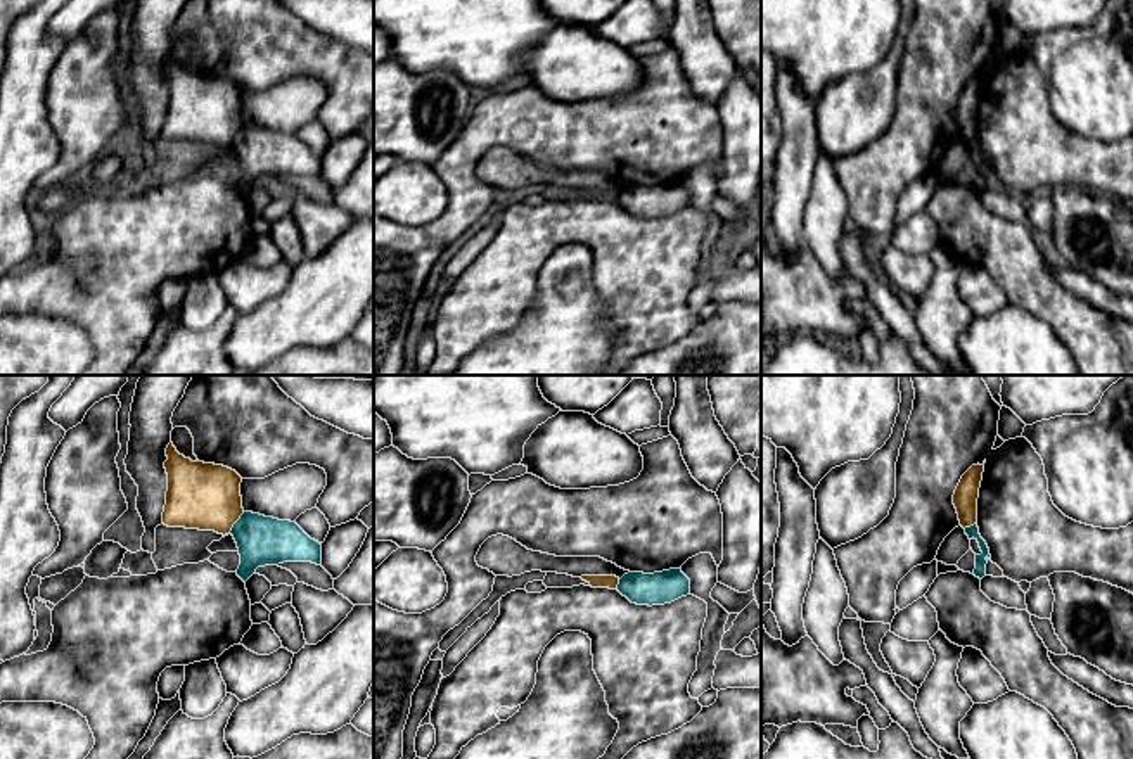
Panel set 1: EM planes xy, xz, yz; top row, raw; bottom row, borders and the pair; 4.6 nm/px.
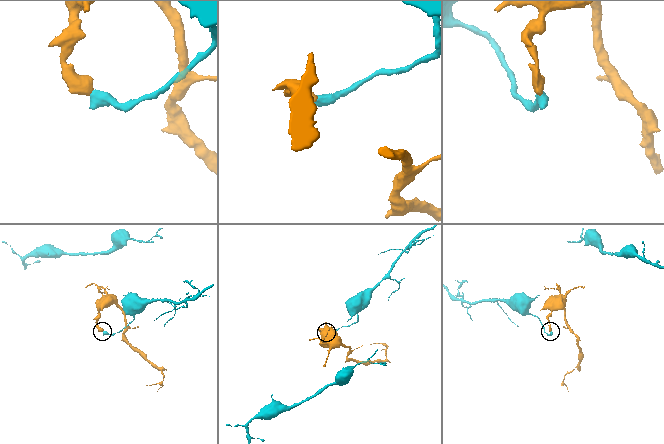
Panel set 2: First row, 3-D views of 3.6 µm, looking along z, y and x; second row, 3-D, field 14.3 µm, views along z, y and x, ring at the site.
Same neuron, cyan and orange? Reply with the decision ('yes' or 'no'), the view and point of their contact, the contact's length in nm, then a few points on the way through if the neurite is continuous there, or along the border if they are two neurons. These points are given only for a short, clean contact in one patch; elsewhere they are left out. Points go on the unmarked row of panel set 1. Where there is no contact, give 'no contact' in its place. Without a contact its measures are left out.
no; meets cyan in xy at (236, 135); contact 130 nm long; border along xy (244, 125), (229, 146)

